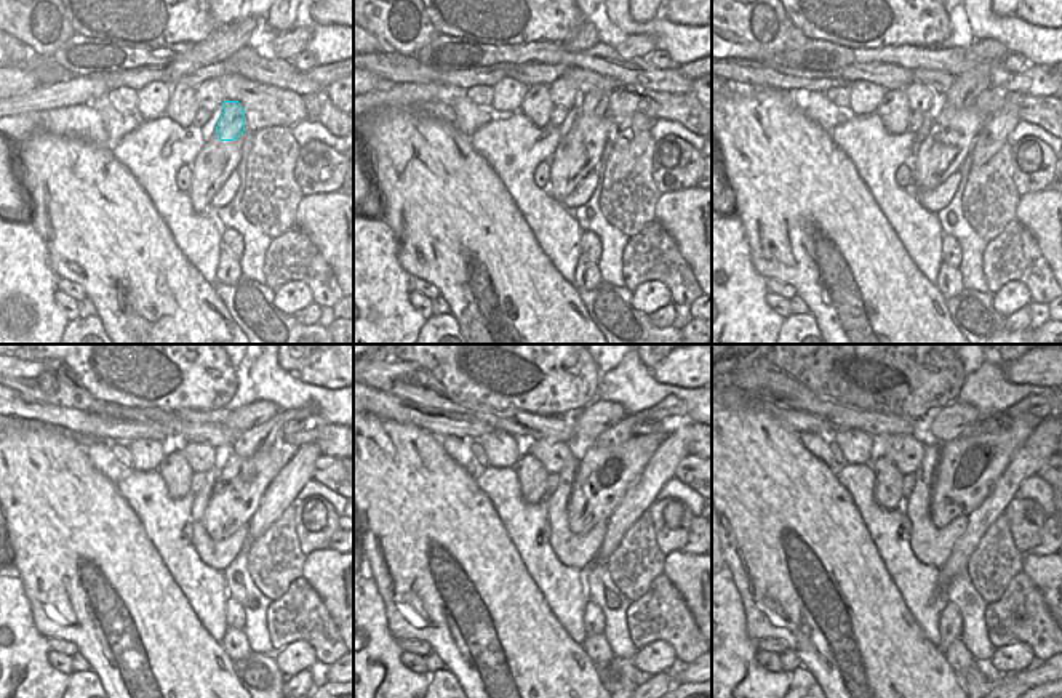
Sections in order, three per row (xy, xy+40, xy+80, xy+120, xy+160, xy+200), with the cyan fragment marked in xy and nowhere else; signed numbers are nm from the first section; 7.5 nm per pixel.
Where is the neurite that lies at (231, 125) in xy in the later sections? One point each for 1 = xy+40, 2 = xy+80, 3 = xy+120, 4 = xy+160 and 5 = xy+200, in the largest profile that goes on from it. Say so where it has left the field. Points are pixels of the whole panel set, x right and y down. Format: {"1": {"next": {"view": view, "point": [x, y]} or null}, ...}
{"1": {"next": {"view": "xy+40", "point": [594, 104]}}, "2": {"next": {"view": "xy+80", "point": [966, 87]}}, "3": {"next": {"view": "xy+120", "point": [247, 444]}}, "4": {"next": {"view": "xy+160", "point": [672, 409]}}, "5": {"next": {"view": "xy+200", "point": [1034, 407]}}}

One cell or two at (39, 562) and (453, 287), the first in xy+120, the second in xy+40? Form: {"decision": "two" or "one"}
{"decision": "one"}

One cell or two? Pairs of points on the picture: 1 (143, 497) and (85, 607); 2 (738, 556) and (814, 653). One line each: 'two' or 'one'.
1: two
2: one

